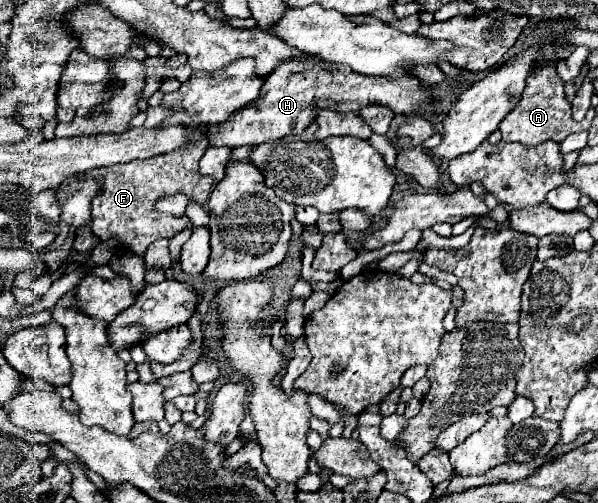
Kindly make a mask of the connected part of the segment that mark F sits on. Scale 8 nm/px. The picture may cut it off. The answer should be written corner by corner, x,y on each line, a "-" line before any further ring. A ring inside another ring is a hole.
200,140
178,148
176,152
154,156
146,160
132,160
126,164
114,164
108,168
94,168
86,172
88,178
102,180
102,194
92,202
92,234
100,240
118,238
124,250
144,254
146,248
158,238
172,238
188,226
188,218
172,218
154,210
154,202
164,194
184,192
194,202
204,202
212,190
214,180
200,176
198,160
208,148
208,140

